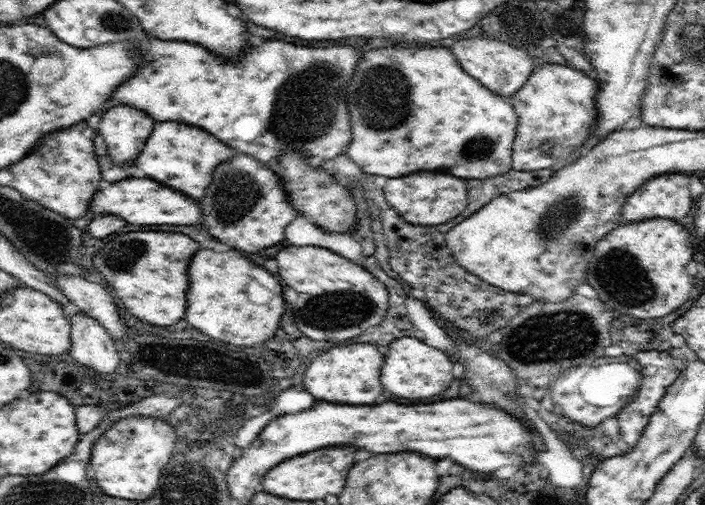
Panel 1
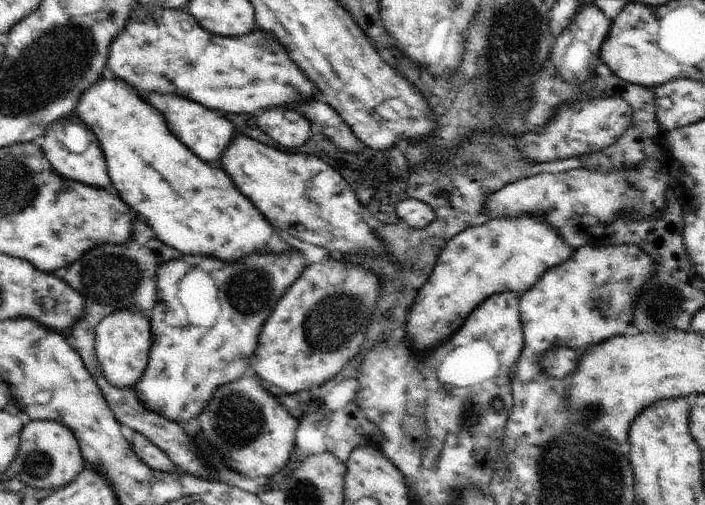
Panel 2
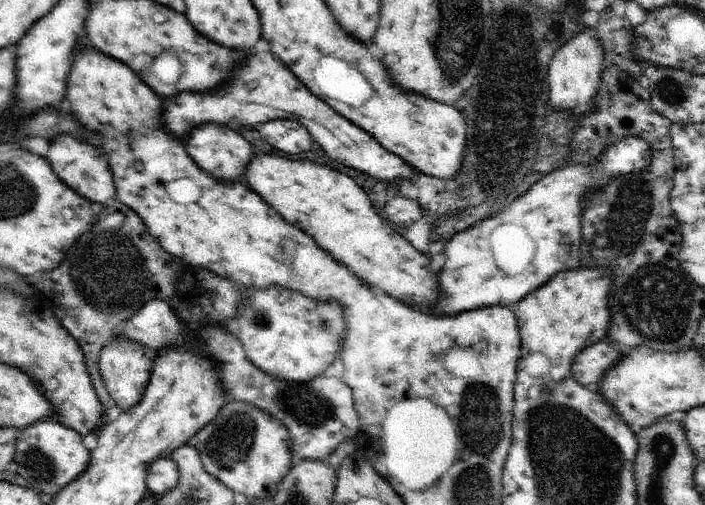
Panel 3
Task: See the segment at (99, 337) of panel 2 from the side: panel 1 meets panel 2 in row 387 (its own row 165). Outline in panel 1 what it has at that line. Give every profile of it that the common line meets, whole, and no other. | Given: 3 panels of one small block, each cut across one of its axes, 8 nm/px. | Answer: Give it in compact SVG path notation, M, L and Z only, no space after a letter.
M118 104L101 115L96 132L106 140L110 160L116 166L130 166L142 152L152 130L154 120L142 114L142 110Z

